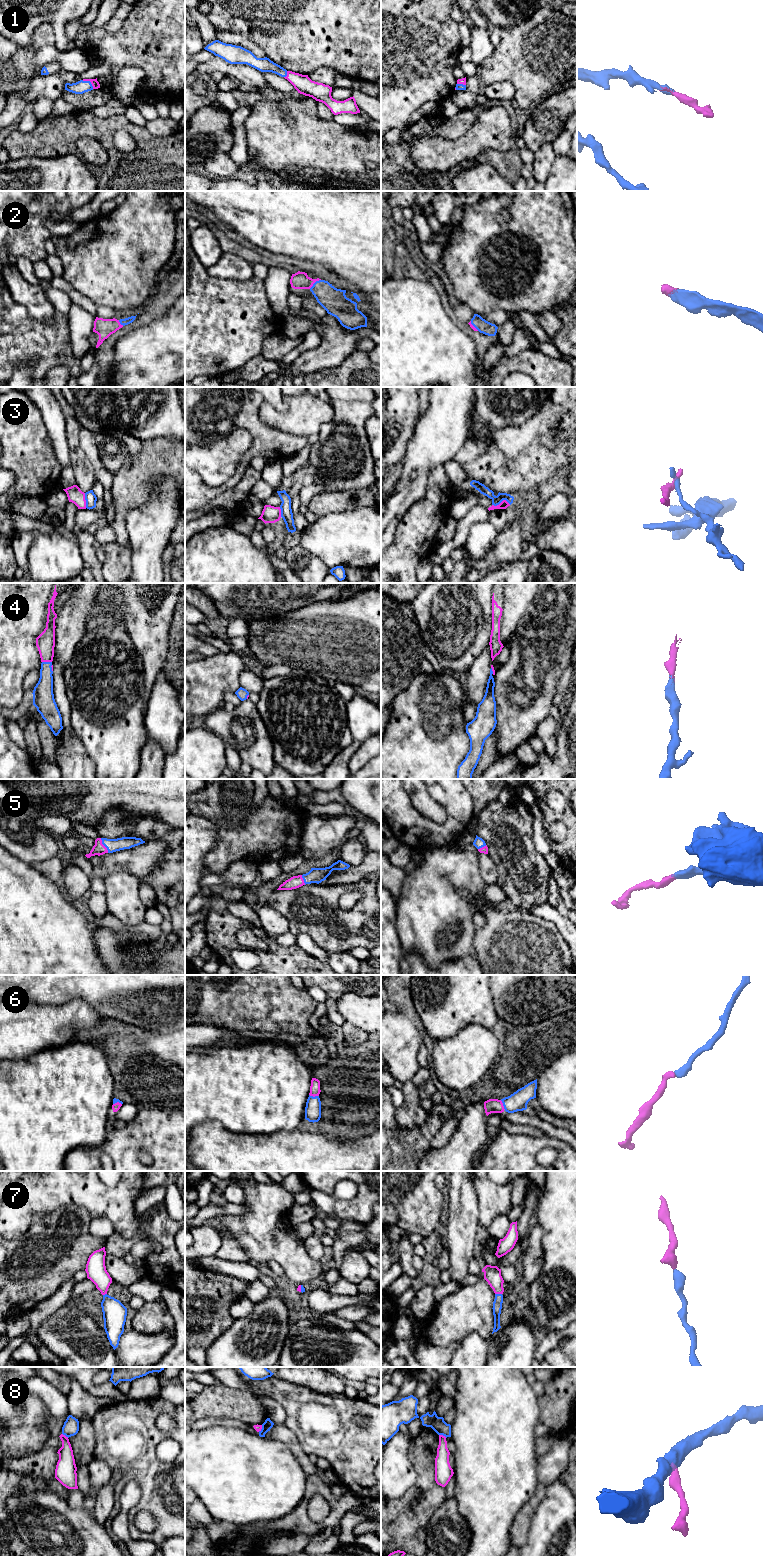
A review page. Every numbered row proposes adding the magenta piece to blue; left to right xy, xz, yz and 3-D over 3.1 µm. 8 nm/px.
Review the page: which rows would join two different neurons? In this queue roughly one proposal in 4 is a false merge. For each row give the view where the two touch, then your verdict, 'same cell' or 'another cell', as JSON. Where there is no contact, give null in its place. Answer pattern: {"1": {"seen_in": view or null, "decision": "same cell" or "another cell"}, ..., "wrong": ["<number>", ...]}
{"1": {"seen_in": "xy", "decision": "same cell"}, "2": {"seen_in": "xz", "decision": "same cell"}, "3": {"seen_in": "yz", "decision": "another cell"}, "4": {"seen_in": "xy", "decision": "same cell"}, "5": {"seen_in": "xy", "decision": "same cell"}, "6": {"seen_in": "xz", "decision": "same cell"}, "7": {"seen_in": "yz", "decision": "same cell"}, "8": {"seen_in": "yz", "decision": "another cell"}, "wrong": ["3", "8"]}

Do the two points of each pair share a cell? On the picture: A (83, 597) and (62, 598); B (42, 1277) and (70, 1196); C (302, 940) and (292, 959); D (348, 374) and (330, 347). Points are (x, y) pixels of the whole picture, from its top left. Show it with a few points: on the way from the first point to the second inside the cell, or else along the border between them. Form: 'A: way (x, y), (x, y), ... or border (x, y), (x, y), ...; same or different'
A: border (71, 593), (71, 596), (57, 615); different
B: border (65, 1208), (71, 1205), (79, 1205), (89, 1214); different
C: border (305, 951), (326, 962); different
D: border (356, 349), (337, 366), (319, 370); different

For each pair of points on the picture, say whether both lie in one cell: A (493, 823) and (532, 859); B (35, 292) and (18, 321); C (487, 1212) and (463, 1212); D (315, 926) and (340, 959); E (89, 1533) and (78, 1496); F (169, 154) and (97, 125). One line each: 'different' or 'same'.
A: same
B: different
C: different
D: different
E: different
F: same

